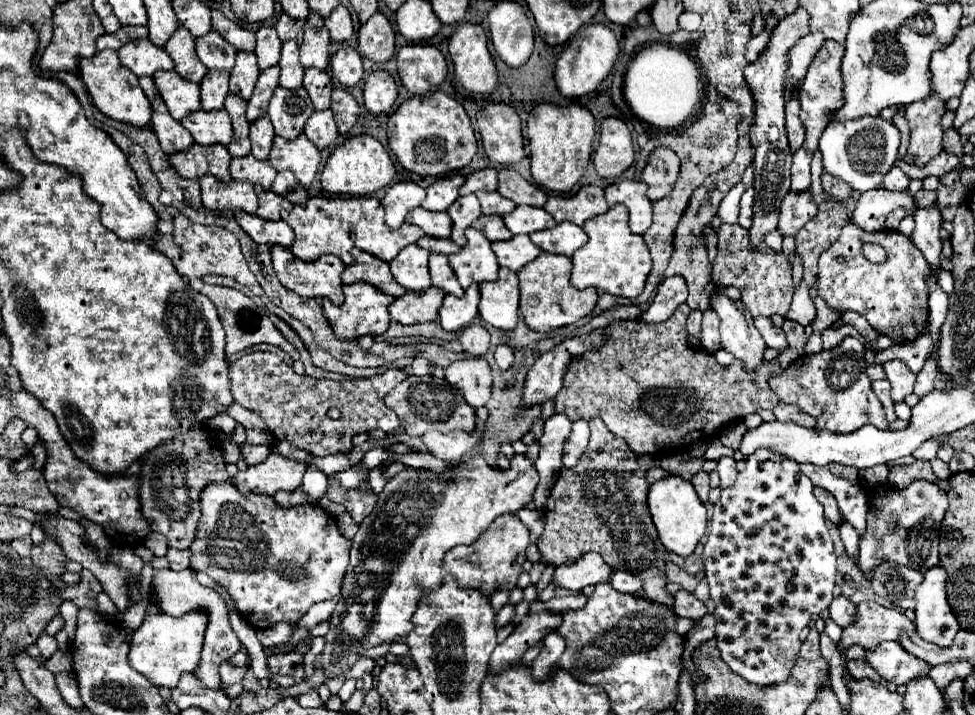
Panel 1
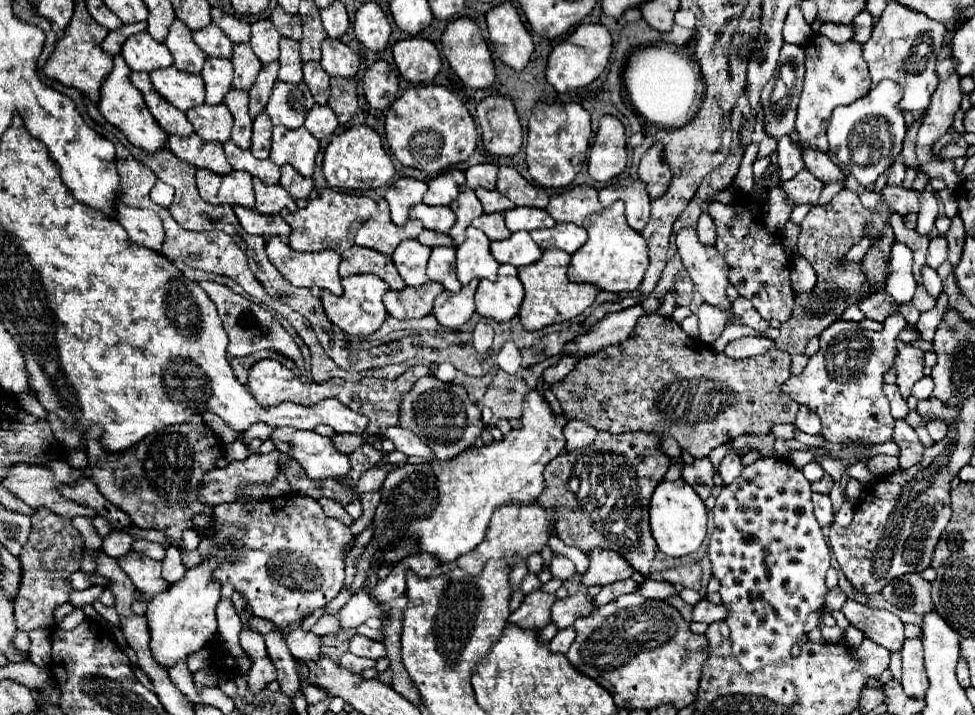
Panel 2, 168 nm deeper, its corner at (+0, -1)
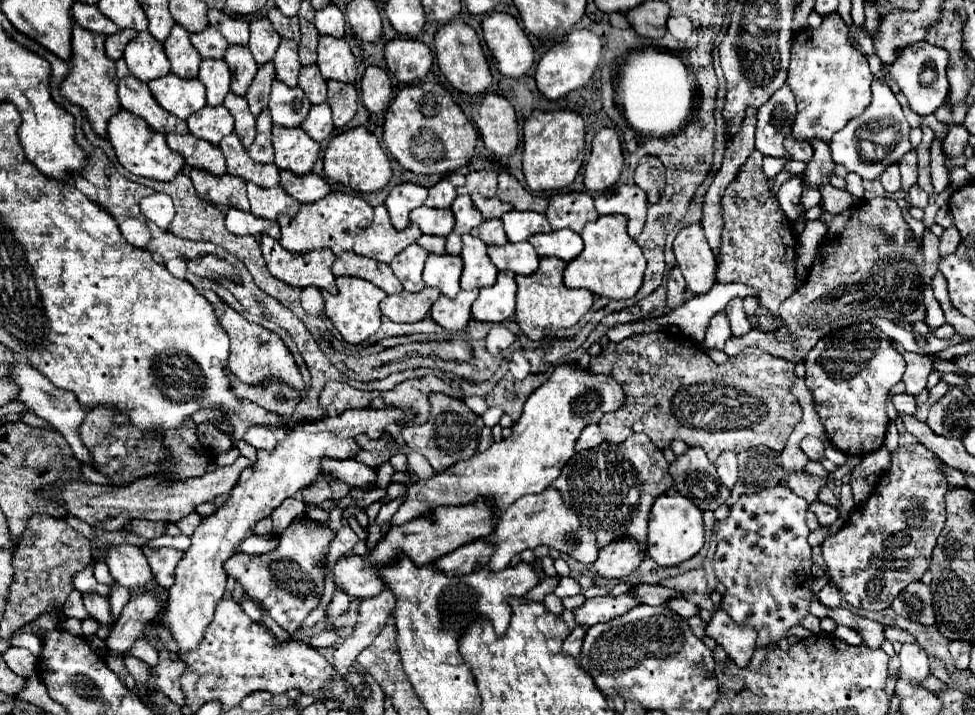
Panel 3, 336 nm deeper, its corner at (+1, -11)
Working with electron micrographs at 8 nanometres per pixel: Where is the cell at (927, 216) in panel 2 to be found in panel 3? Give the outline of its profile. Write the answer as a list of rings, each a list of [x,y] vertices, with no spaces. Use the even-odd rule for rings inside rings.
[[[914,185],[914,187],[908,191],[908,201],[910,201],[912,207],[926,209],[926,205],[928,205],[928,193],[922,191],[918,185]]]

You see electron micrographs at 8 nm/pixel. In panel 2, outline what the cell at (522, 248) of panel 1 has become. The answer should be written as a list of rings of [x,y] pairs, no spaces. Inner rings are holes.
[[[517,231],[505,241],[493,241],[491,253],[499,263],[511,263],[515,267],[531,265],[541,257],[539,245],[527,231]]]

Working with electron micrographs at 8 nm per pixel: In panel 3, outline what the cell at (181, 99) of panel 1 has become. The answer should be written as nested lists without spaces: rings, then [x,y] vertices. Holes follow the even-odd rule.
[[[168,73],[148,85],[158,105],[180,119],[188,119],[206,105],[206,89],[198,79],[180,79]]]

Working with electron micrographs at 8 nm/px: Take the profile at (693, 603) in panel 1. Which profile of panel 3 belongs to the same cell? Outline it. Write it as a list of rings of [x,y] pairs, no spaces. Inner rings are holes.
[[[716,609],[712,619],[706,623],[706,635],[720,643],[730,659],[740,667],[744,667],[754,653],[756,631],[736,625],[722,609]]]

